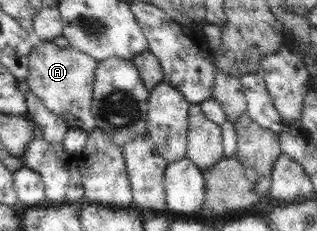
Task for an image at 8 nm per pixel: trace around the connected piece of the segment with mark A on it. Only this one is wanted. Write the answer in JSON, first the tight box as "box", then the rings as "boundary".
{"box":[26,40,97,132],"boundary":[[[36,40],[28,55],[28,72],[26,84],[41,101],[42,104],[63,118],[68,127],[76,127],[86,132],[96,128],[91,102],[93,99],[93,82],[97,61],[89,54],[77,51],[70,46],[59,47],[52,41]]]}

